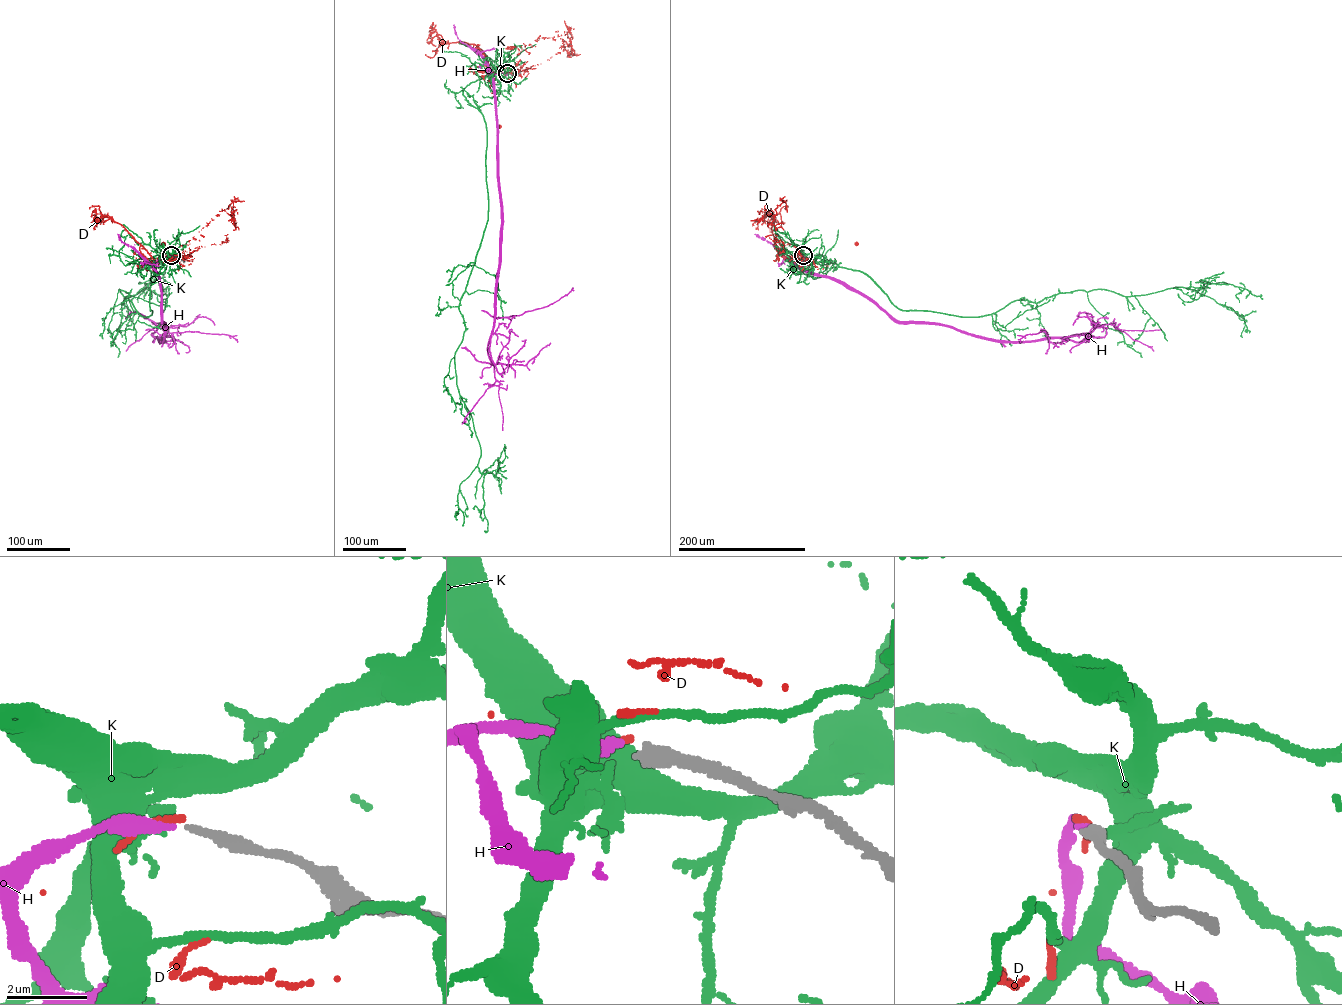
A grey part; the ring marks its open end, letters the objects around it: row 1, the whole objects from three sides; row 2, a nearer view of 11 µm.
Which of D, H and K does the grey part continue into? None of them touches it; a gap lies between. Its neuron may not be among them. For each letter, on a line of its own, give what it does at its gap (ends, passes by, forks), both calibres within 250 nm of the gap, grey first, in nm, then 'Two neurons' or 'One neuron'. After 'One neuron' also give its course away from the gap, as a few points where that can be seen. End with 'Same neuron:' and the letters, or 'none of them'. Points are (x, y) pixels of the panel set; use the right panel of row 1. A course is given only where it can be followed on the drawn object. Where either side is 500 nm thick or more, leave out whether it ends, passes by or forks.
D: It ends there. Thickness 260 nm (grey) against 130 nm. Two neurons
H: It ends there. Thickness 260 nm (grey) against 240 nm. One neuron. Its course: (802, 255), (804, 264), (798, 267), (847, 284), (898, 320), (945, 324), (989, 339)
K: It ends there. Thickness 260 nm (grey) against 240 nm. Two neurons
Same neuron: H

